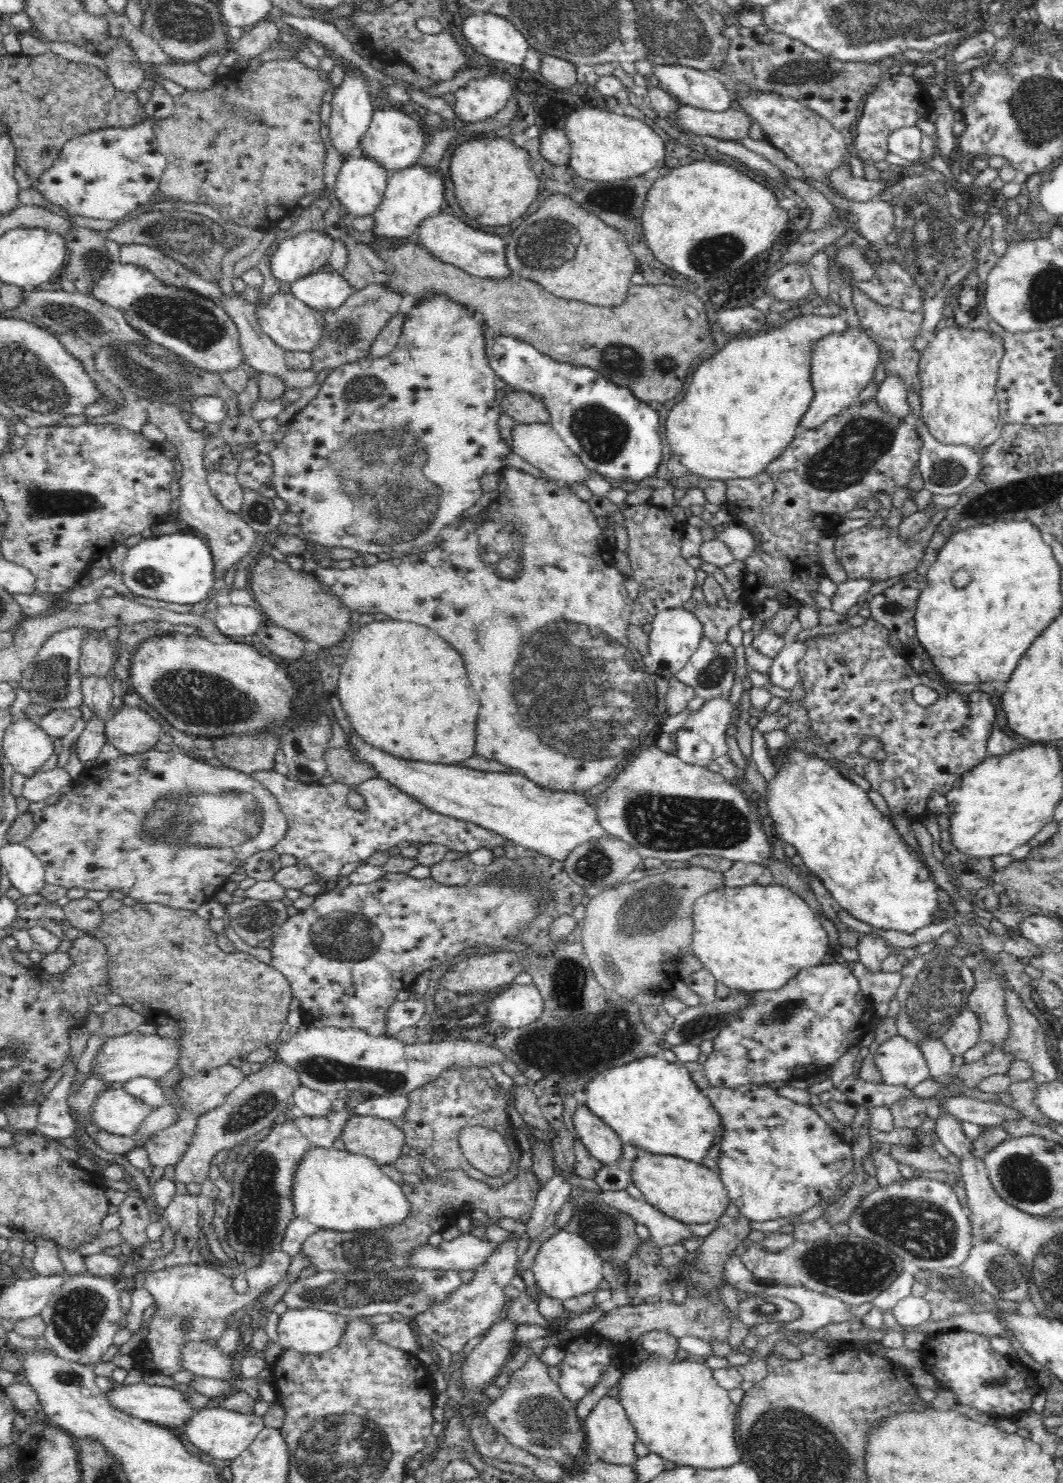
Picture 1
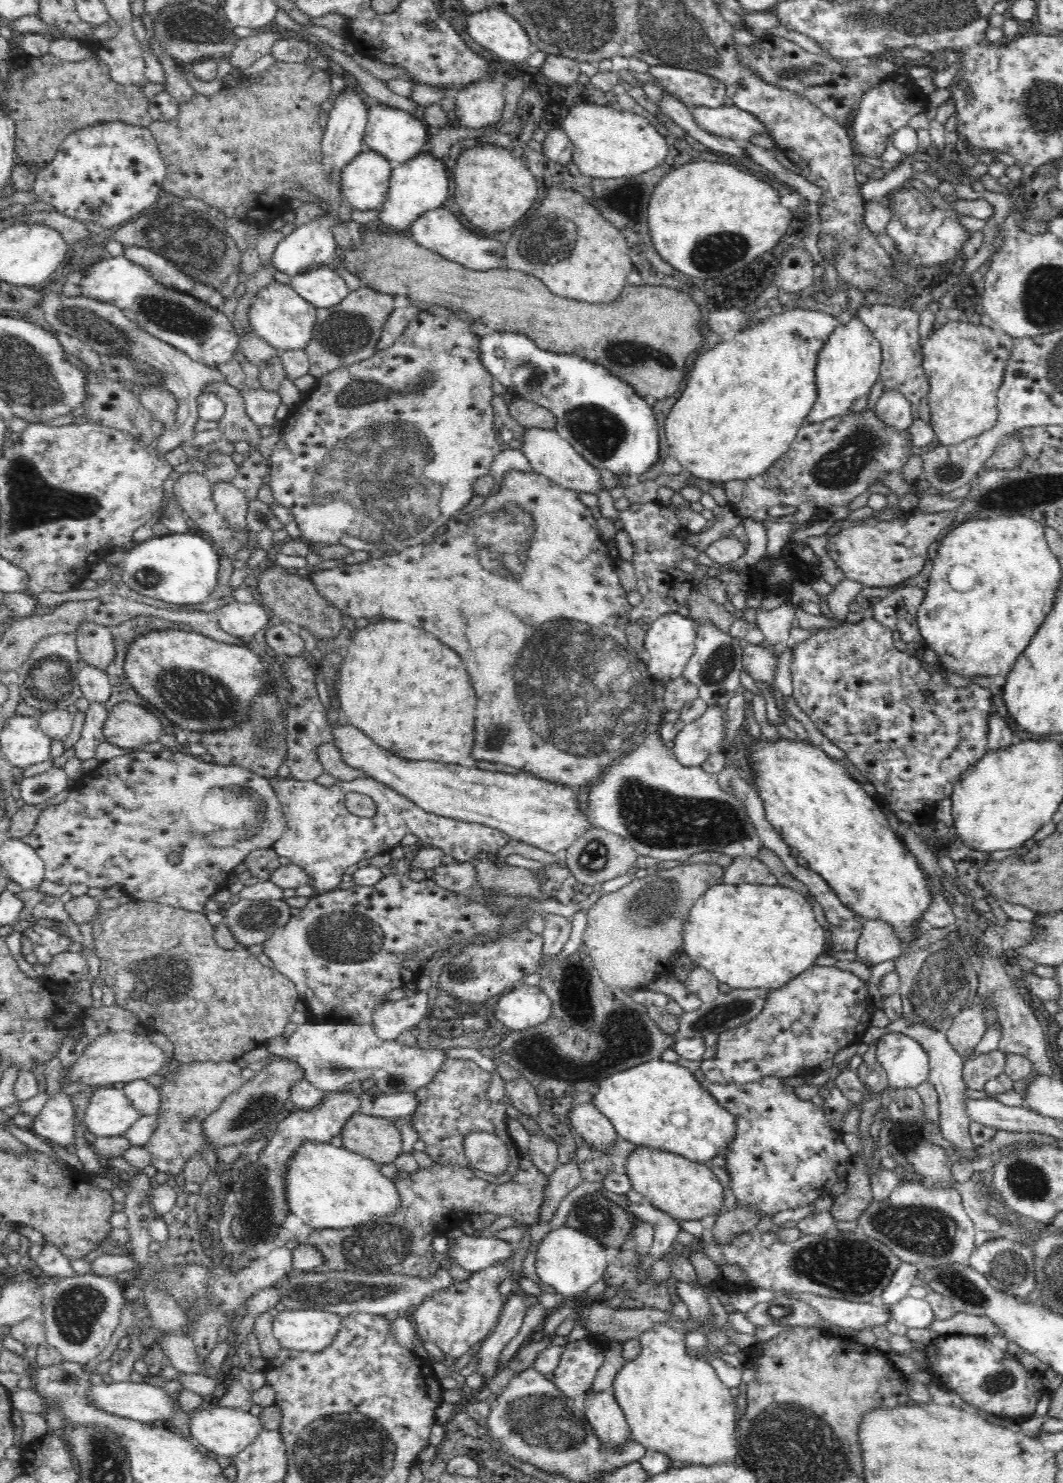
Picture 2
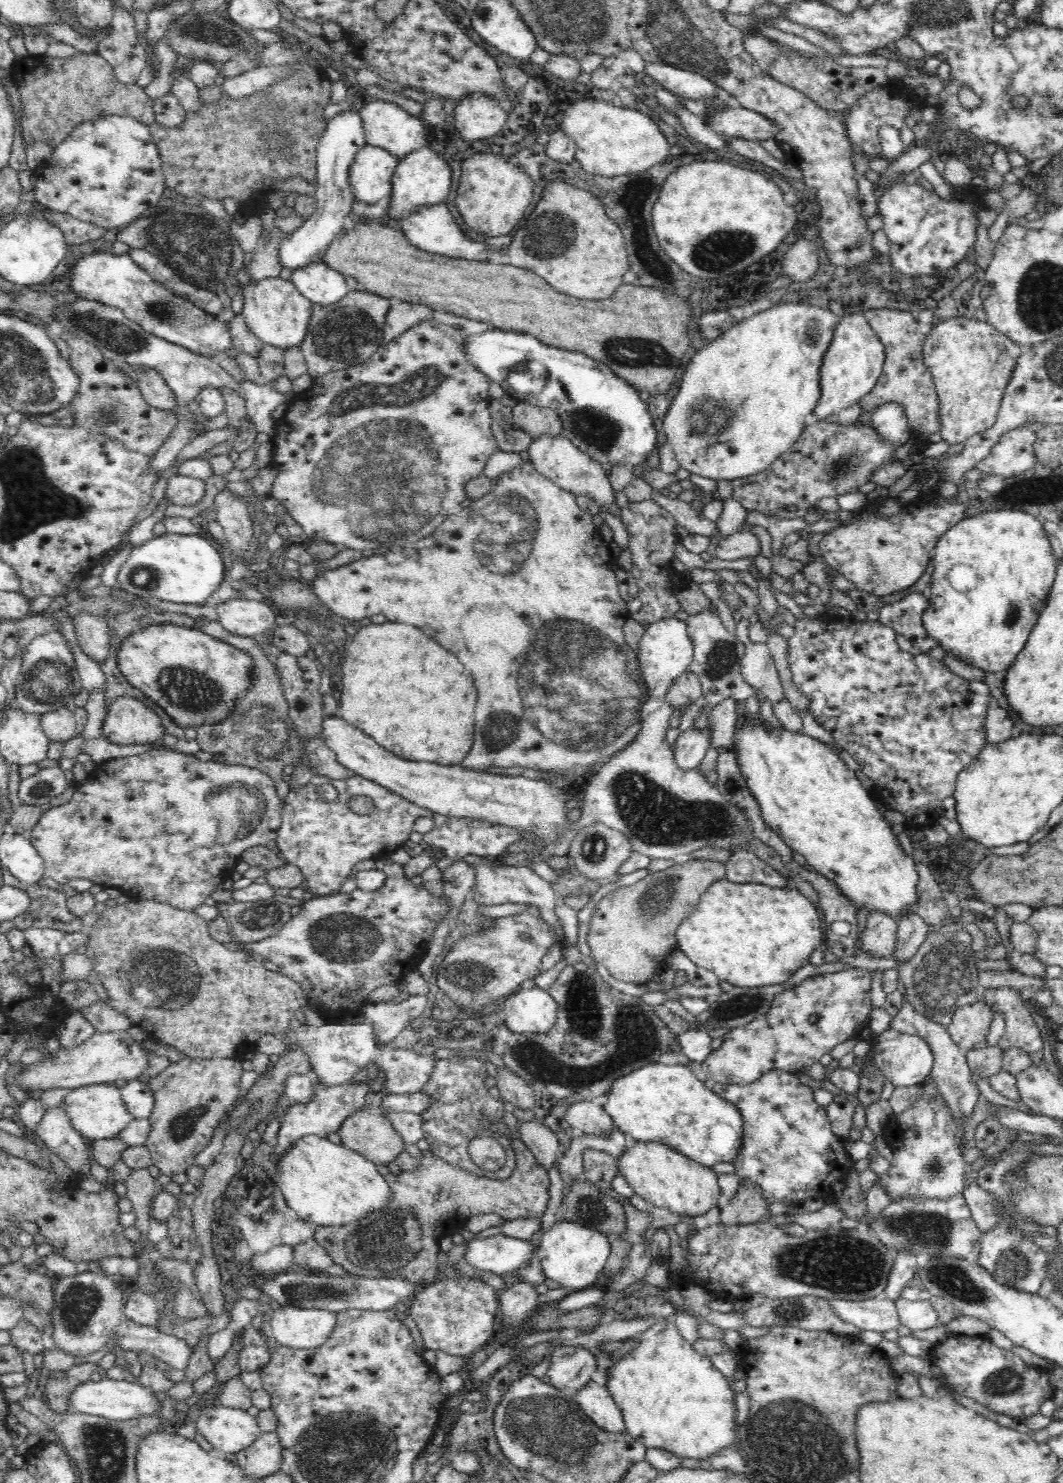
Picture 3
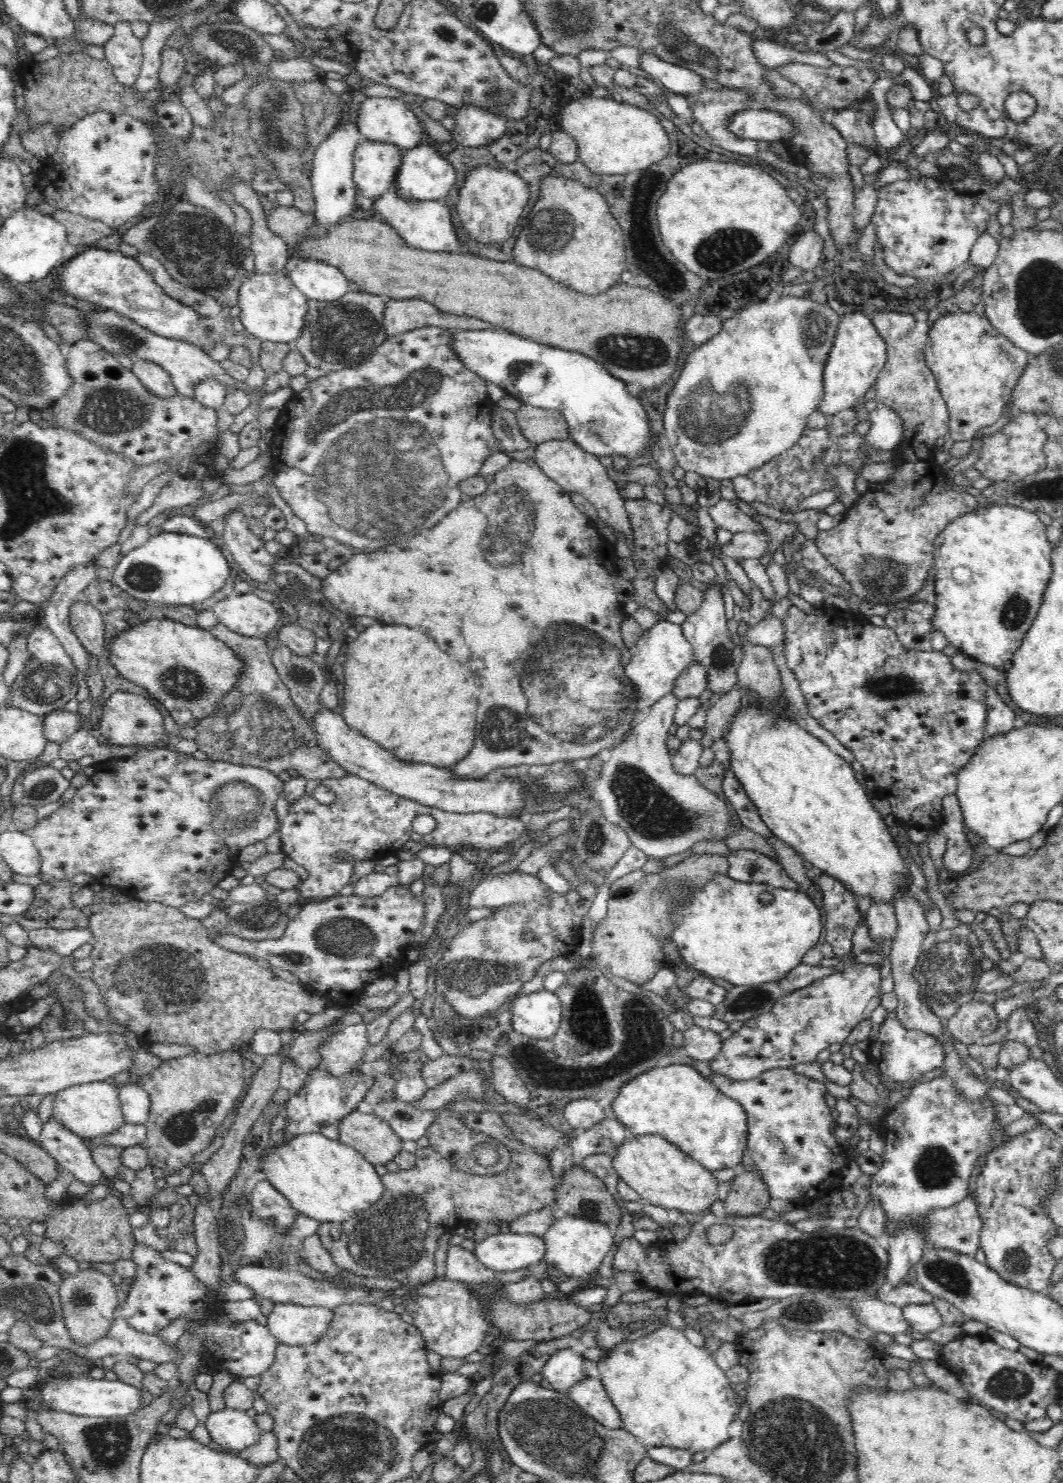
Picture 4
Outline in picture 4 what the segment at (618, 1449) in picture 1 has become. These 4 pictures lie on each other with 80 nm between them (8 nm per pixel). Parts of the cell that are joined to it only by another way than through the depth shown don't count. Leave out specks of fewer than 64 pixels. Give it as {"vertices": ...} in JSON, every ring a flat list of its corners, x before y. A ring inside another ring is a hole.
{"vertices":[[586,1376,582,1382,574,1384,568,1390,568,1398,602,1426,608,1429,623,1427,620,1413,602,1386,601,1379]]}

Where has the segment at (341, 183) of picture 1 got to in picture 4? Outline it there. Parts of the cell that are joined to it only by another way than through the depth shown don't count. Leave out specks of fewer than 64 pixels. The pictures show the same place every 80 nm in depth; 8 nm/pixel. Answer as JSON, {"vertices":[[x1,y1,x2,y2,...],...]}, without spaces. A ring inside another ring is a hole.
{"vertices":[[364,140,354,150,353,181,362,196,373,201,395,186,406,150,378,141]]}

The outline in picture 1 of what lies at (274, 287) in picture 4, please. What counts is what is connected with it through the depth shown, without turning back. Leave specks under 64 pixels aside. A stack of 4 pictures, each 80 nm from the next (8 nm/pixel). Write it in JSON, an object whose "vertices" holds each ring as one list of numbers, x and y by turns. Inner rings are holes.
{"vertices":[[279,291,263,307,257,305,256,317,264,334,287,351,310,353,322,340,320,336,324,332,324,313,306,306,291,292,284,295]]}

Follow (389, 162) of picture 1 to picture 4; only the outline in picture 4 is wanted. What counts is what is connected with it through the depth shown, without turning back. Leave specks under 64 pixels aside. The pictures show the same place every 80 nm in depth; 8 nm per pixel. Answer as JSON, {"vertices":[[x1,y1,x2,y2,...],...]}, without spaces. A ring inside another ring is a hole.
{"vertices":[[368,97,361,102,356,118,364,140,392,144,407,151,422,144,427,138,422,122,401,98]]}

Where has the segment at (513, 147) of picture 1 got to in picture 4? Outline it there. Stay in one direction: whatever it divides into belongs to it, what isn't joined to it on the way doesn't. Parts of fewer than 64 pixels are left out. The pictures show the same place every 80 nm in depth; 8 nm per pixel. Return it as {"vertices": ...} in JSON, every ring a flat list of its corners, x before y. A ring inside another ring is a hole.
{"vertices":[[478,165,466,173,464,184,459,190,457,213,462,219,470,238,484,244,502,244,514,232,518,220,528,202,528,183,507,167]]}

